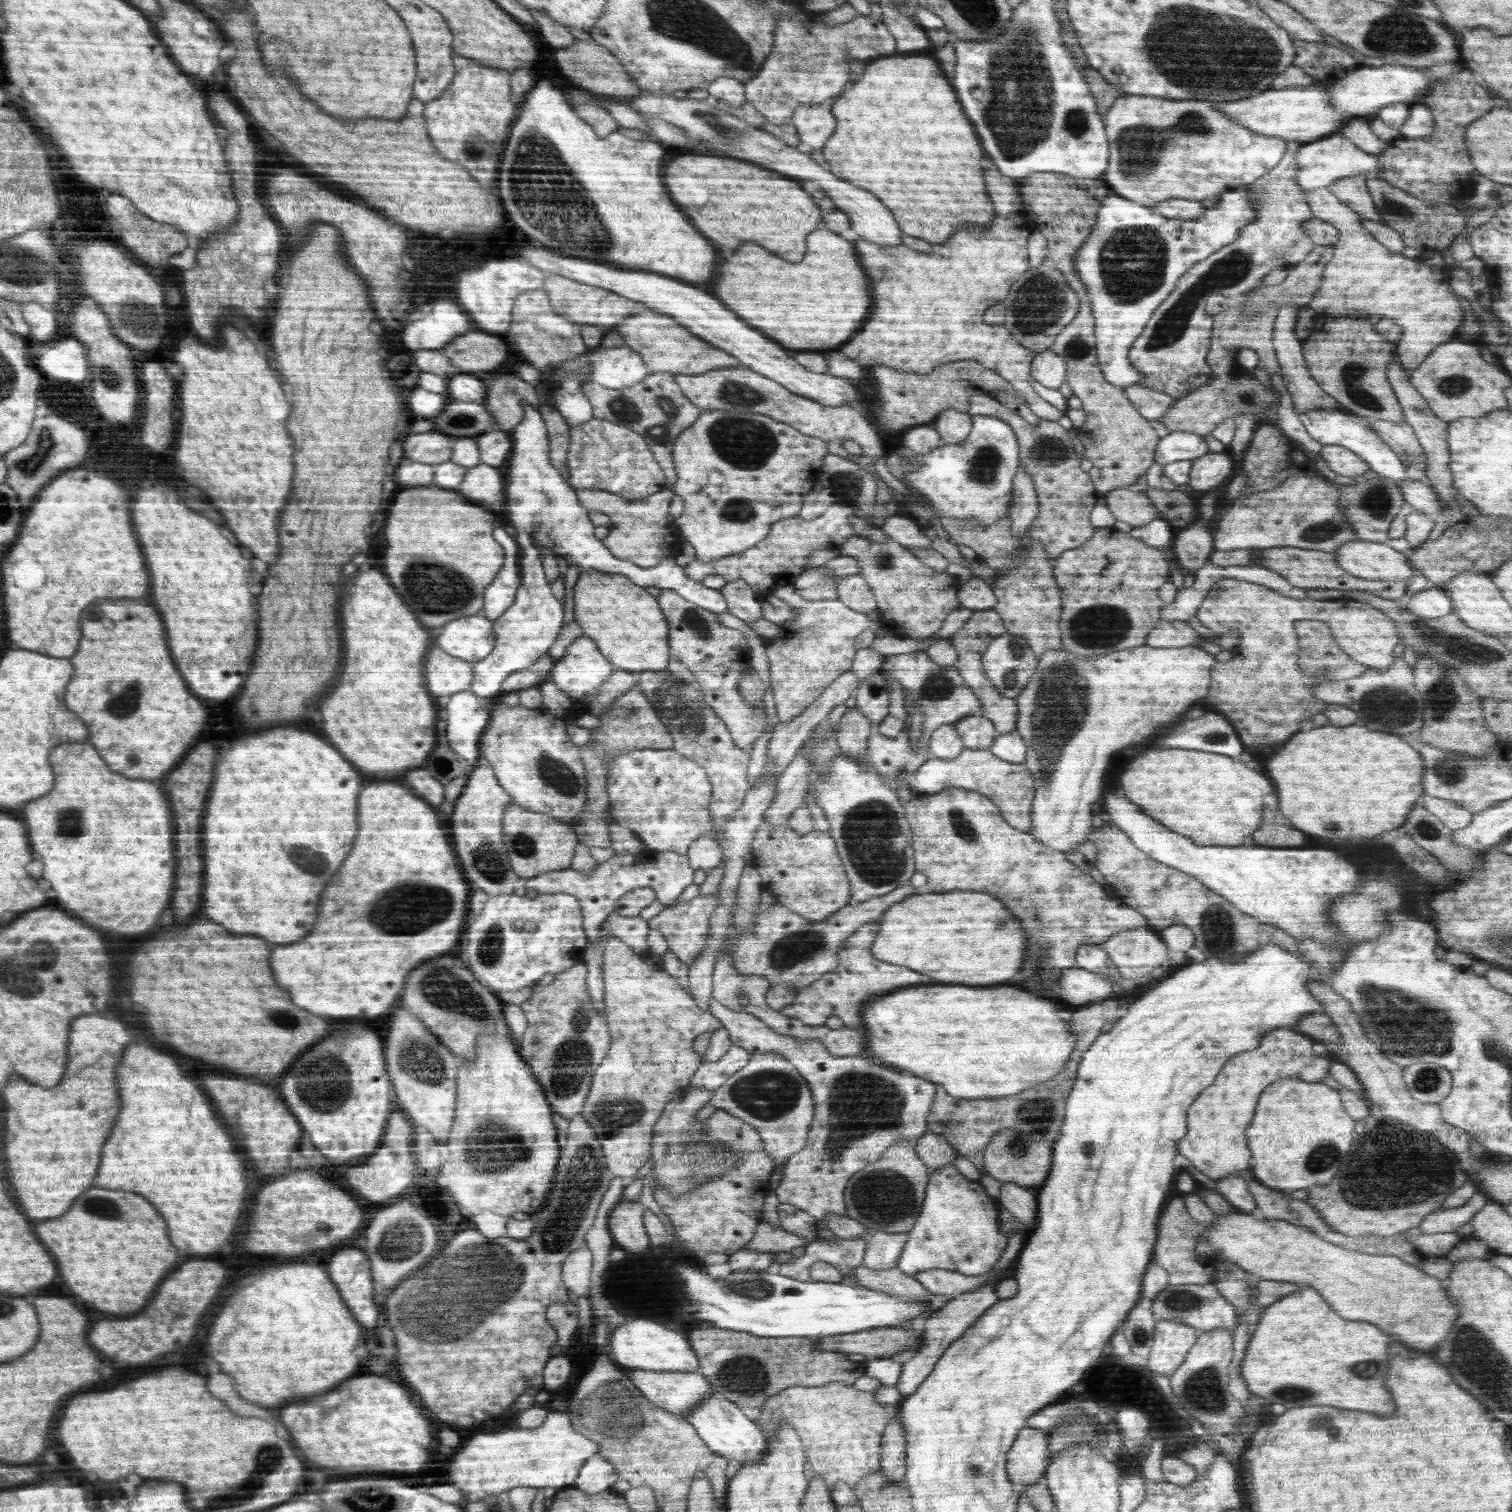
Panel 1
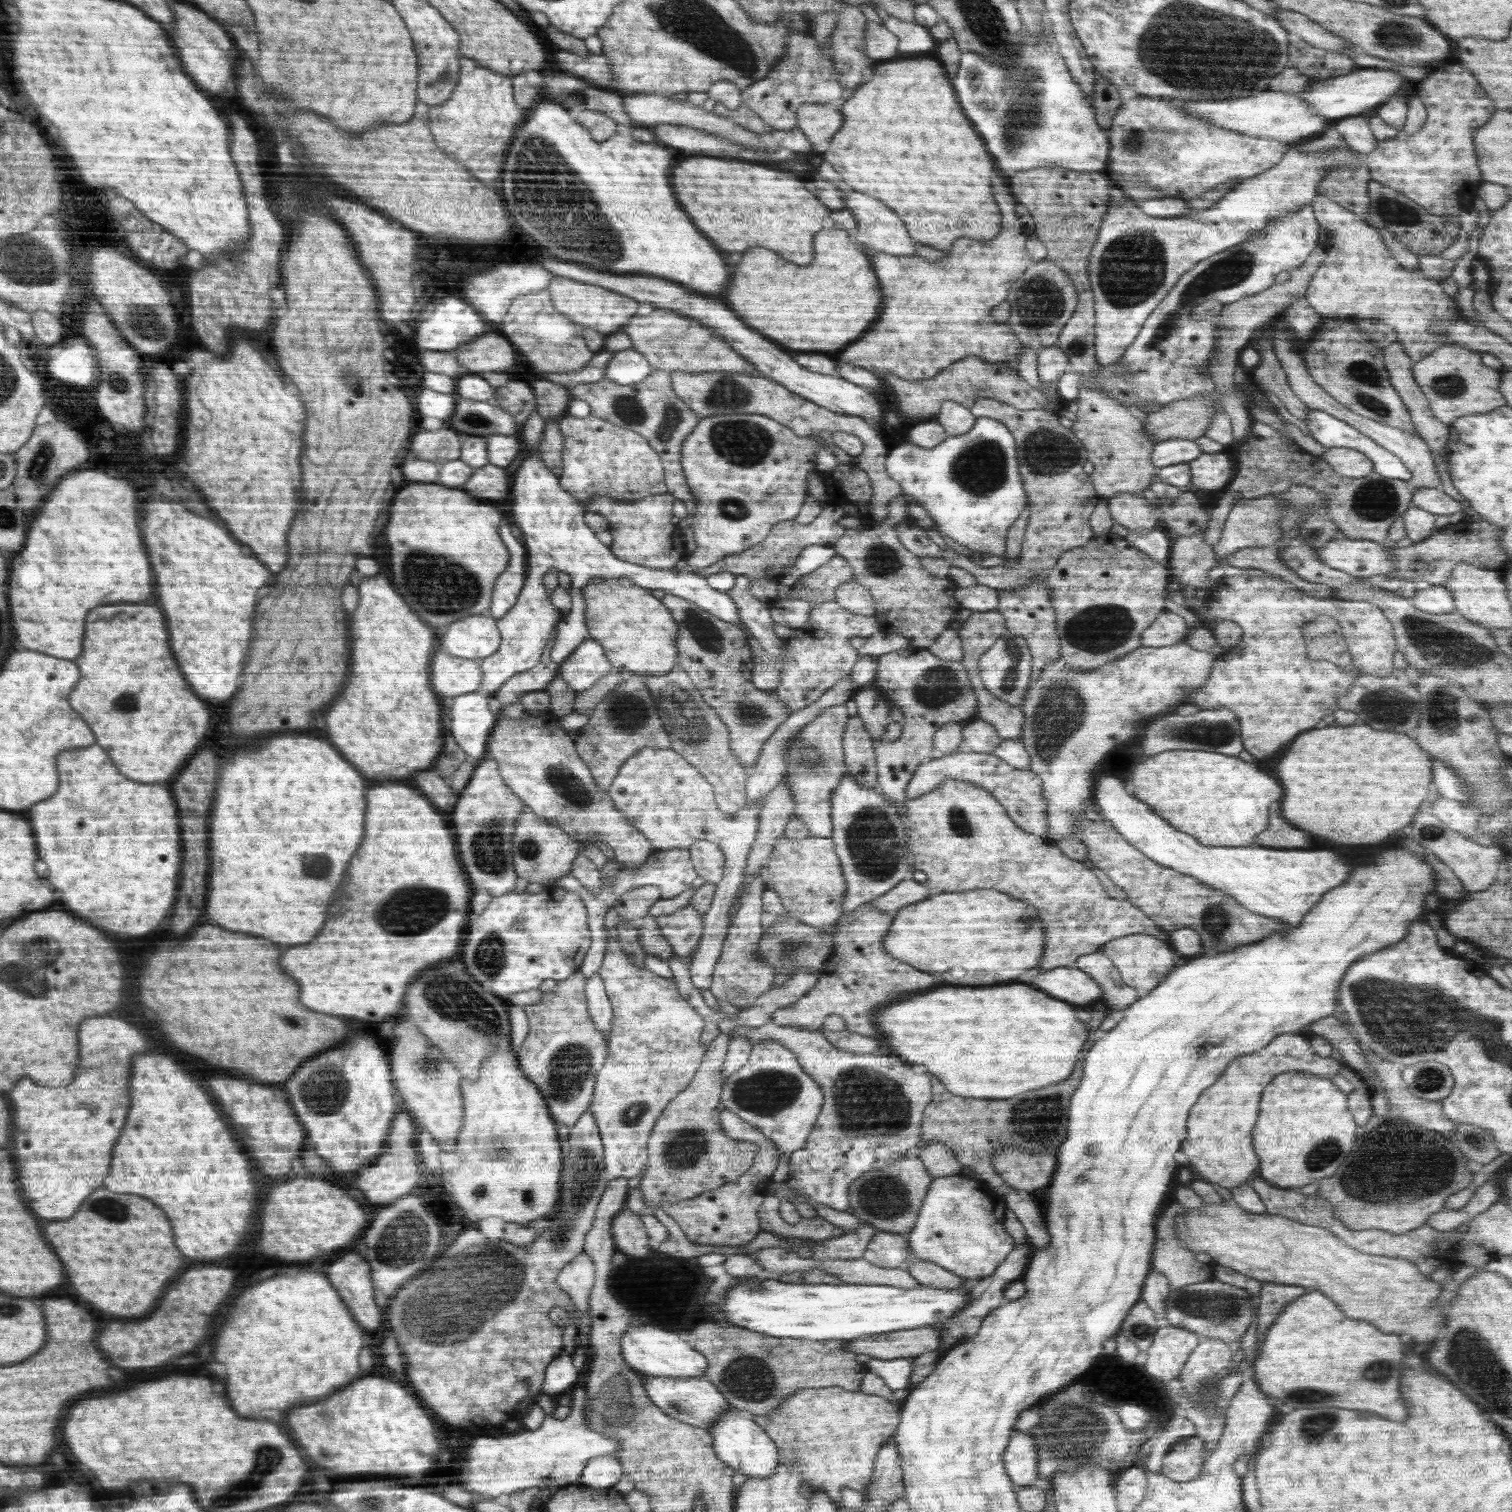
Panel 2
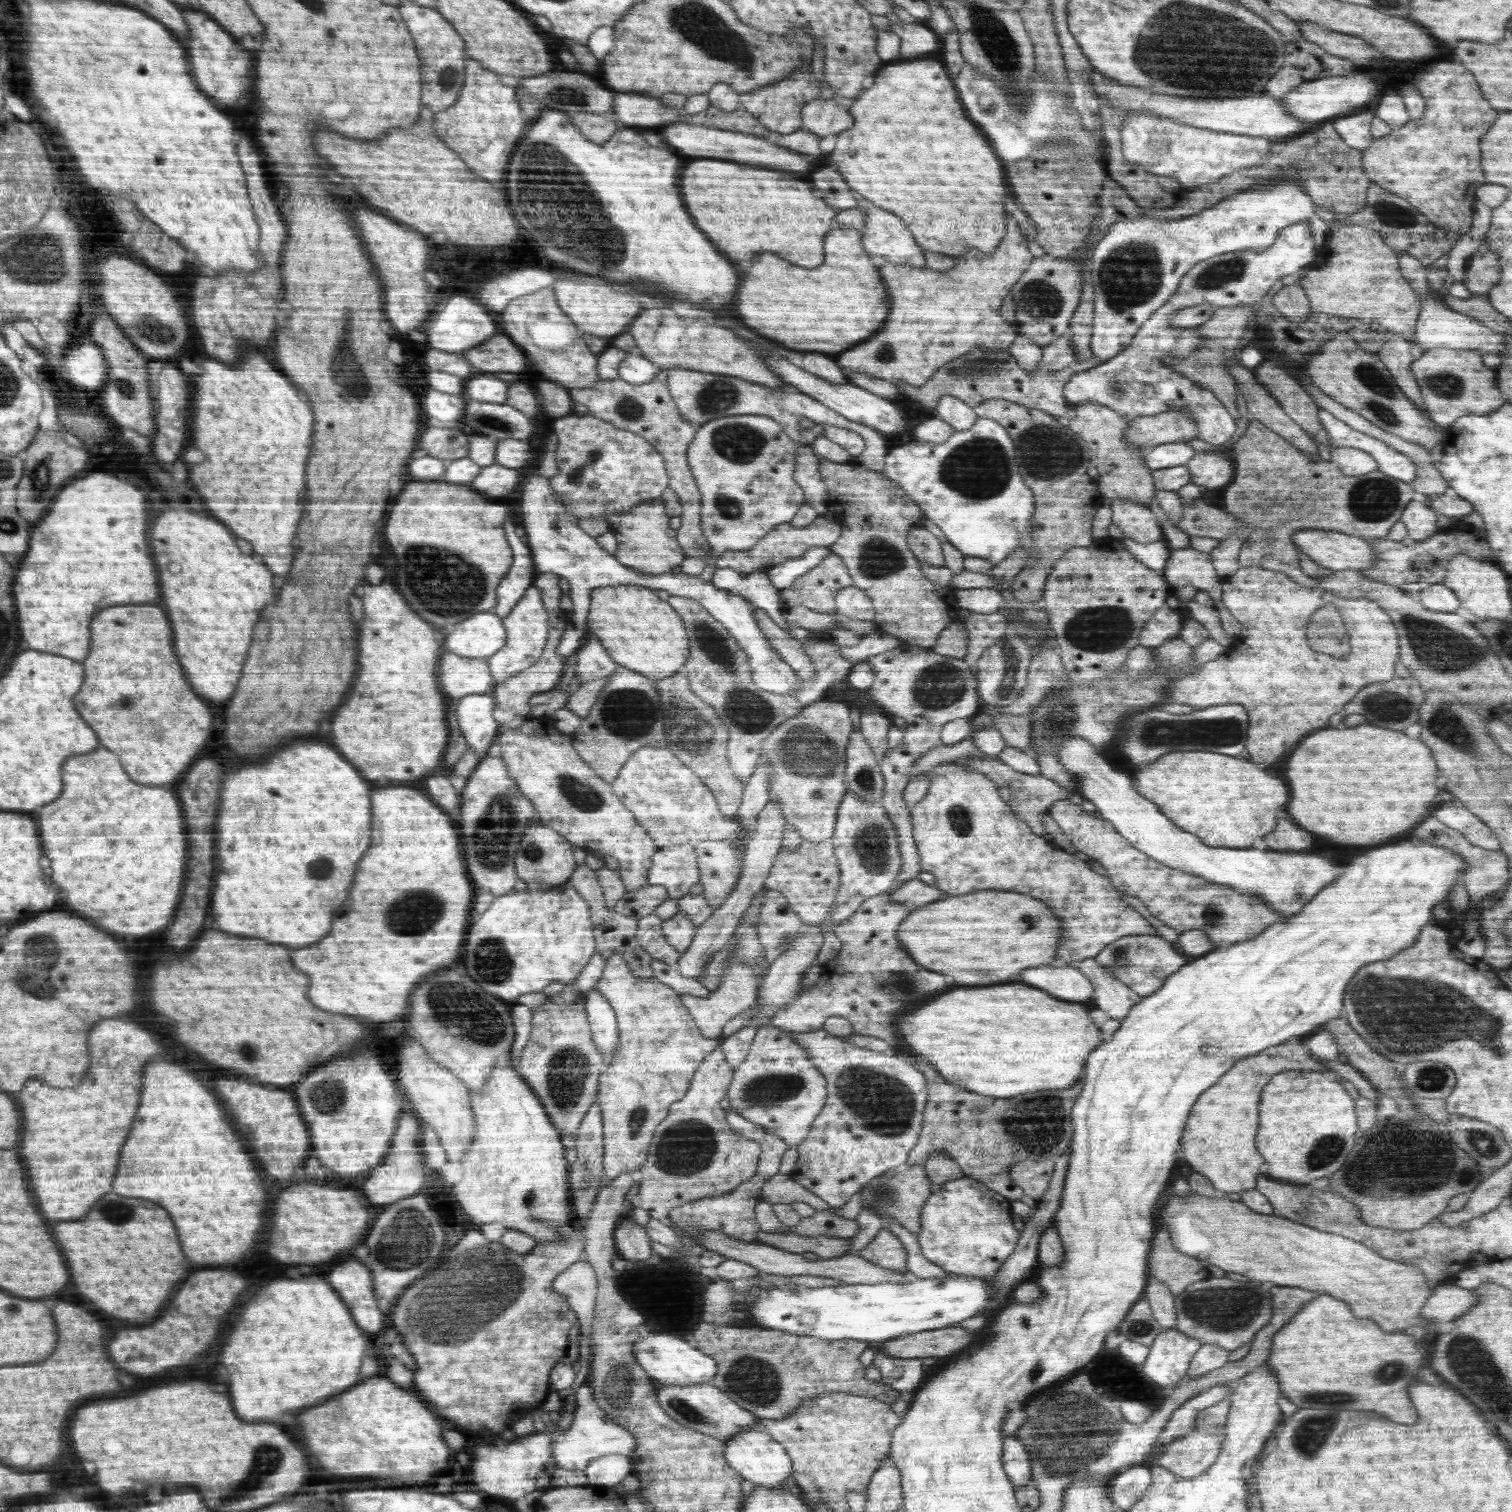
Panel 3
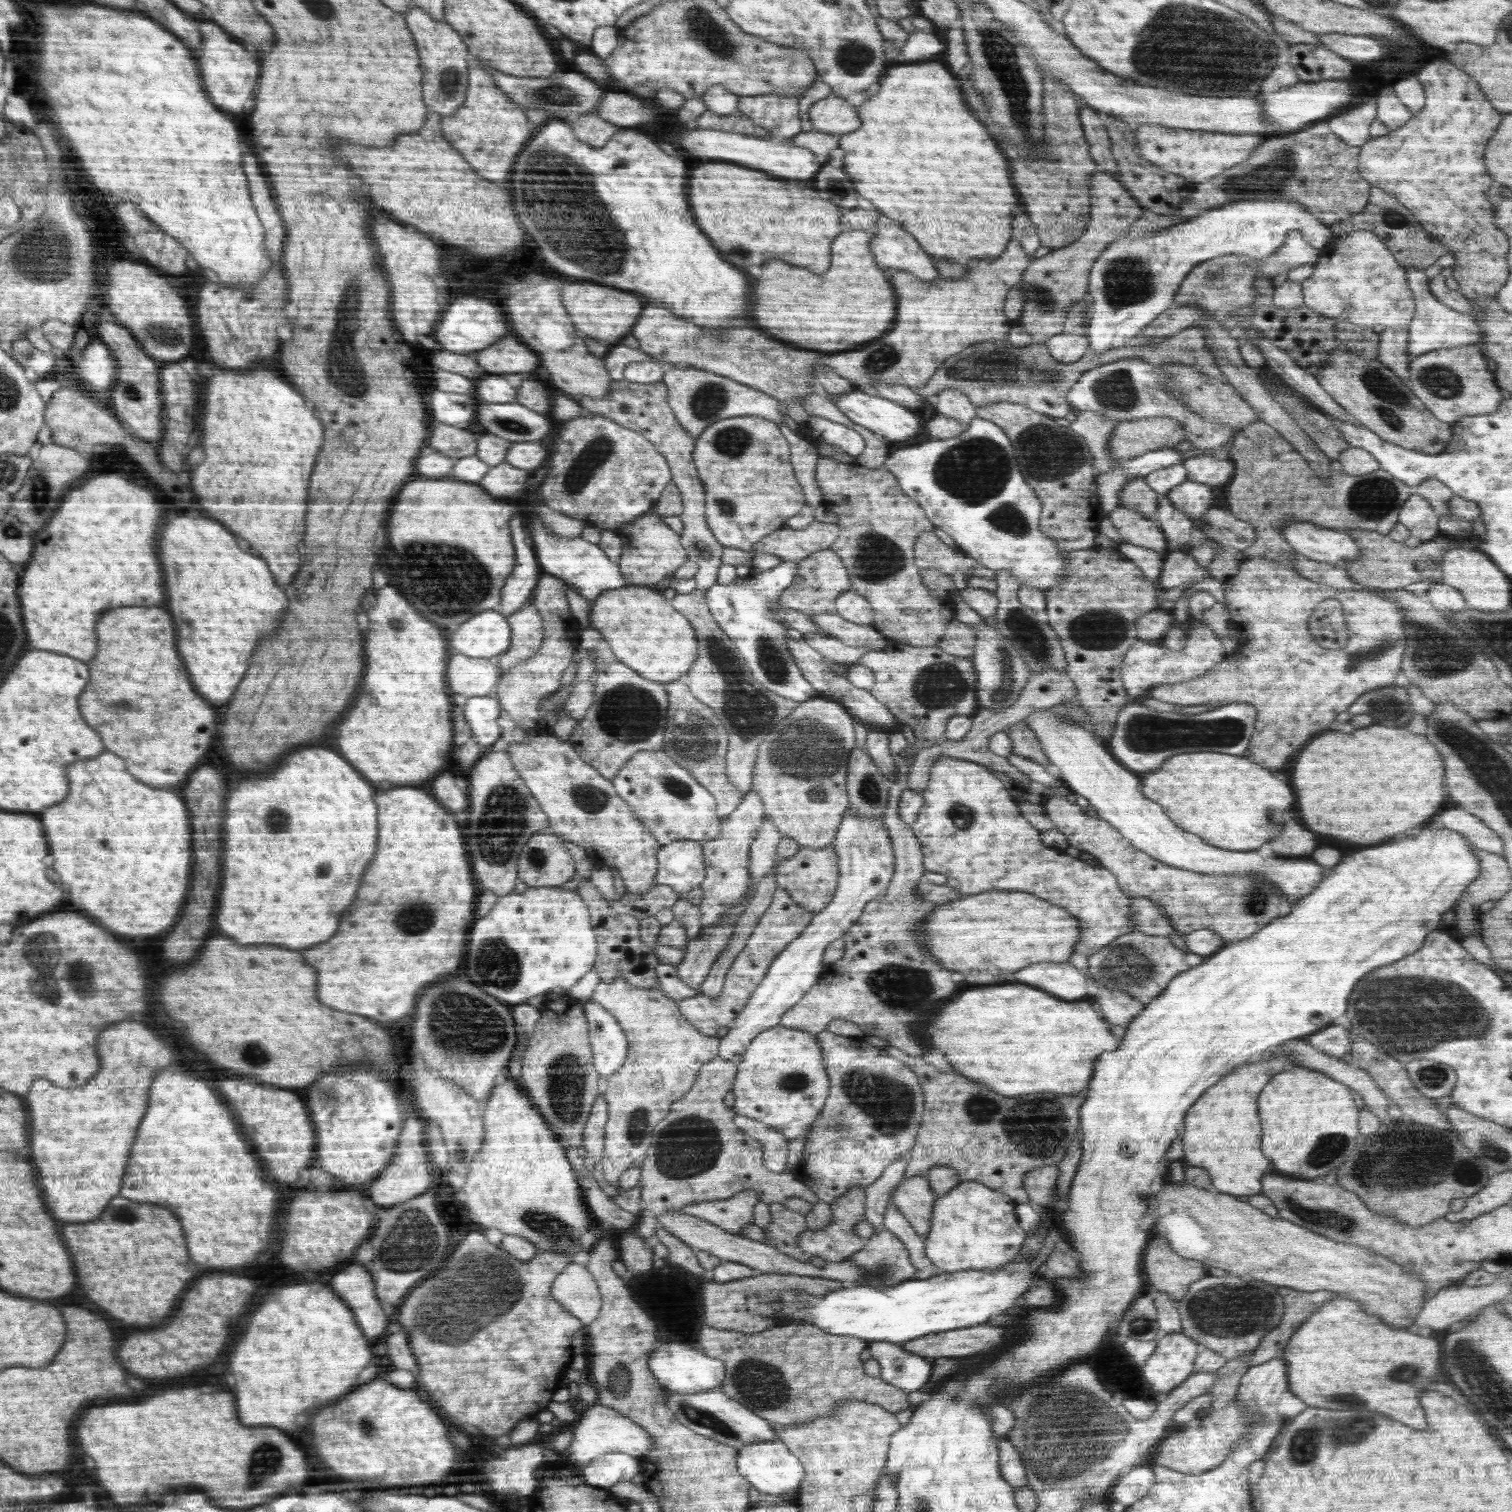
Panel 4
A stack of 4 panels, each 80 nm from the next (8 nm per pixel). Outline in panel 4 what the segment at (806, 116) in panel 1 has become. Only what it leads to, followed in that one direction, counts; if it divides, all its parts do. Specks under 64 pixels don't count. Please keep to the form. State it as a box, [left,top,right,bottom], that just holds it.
[808,97,860,134]

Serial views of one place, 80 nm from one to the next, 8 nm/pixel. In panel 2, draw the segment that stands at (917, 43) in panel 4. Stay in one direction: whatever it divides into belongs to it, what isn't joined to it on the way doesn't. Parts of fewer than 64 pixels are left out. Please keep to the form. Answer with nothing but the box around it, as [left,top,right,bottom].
[883,15,938,54]

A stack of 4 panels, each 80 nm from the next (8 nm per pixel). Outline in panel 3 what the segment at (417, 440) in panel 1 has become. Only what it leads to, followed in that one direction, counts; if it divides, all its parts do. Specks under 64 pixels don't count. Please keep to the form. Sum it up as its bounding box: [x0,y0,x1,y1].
[422,427,470,461]

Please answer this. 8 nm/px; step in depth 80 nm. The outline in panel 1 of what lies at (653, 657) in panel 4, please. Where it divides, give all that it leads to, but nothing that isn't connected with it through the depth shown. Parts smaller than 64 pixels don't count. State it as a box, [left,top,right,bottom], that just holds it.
[574,573,672,673]

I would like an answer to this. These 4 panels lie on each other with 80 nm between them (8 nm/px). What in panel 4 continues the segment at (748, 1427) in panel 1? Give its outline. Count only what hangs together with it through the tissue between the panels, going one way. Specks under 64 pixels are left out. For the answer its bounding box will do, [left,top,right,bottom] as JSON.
[737,1439,805,1498]

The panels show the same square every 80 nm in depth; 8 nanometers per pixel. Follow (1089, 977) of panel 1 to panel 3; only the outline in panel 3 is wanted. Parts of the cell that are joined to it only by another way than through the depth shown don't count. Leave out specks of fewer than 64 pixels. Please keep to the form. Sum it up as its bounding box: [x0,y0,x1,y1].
[1021,966,1094,1002]

